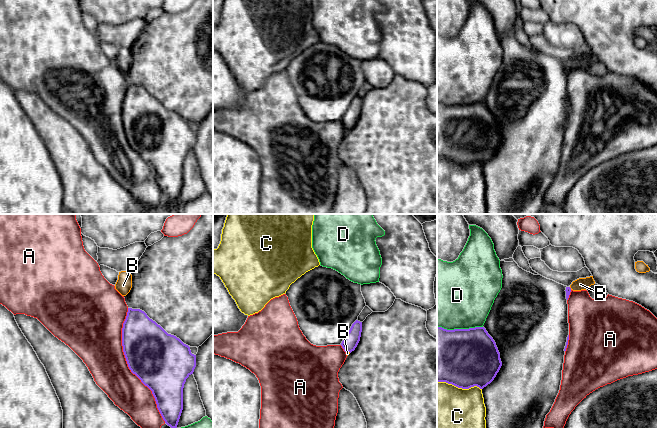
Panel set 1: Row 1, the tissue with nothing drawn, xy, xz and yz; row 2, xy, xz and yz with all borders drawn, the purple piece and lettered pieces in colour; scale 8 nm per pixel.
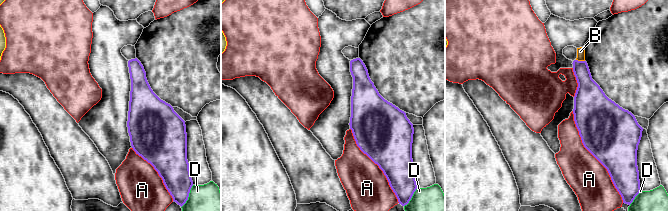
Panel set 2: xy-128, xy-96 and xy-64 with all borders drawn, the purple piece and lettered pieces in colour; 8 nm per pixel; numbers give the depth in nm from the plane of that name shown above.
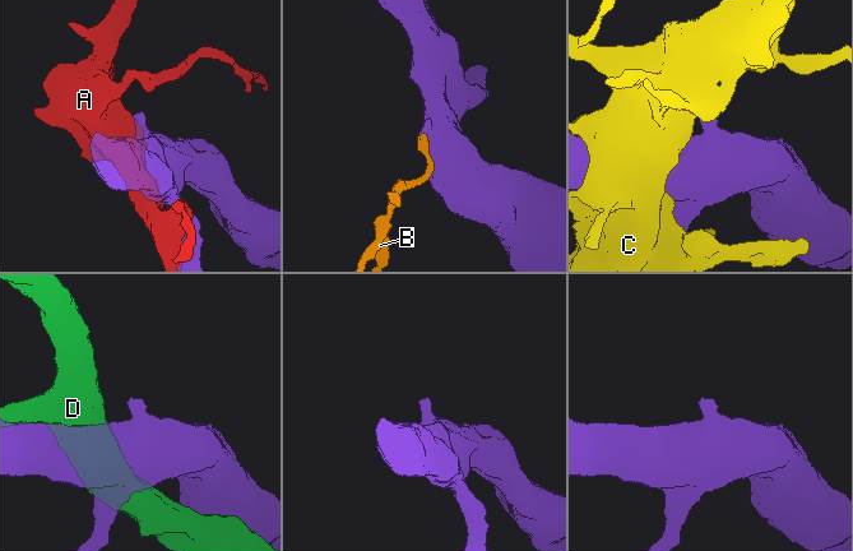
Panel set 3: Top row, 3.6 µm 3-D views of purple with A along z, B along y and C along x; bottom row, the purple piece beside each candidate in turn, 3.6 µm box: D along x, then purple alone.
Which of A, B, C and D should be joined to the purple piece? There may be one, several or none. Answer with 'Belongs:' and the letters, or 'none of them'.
Belongs: none of them

